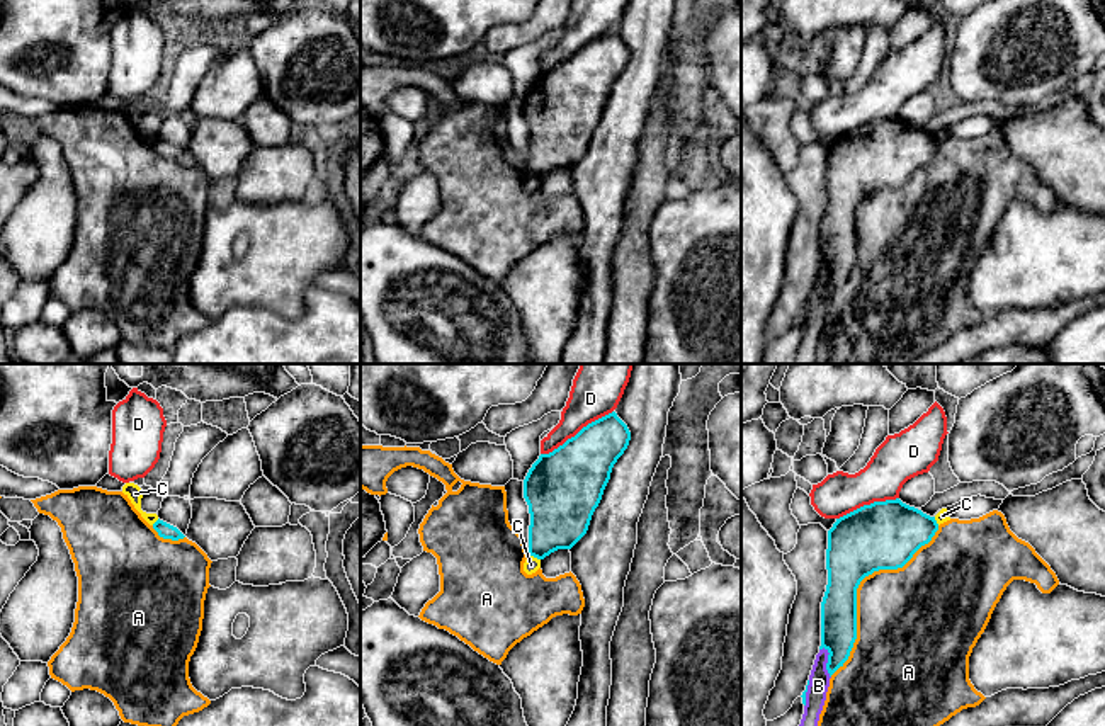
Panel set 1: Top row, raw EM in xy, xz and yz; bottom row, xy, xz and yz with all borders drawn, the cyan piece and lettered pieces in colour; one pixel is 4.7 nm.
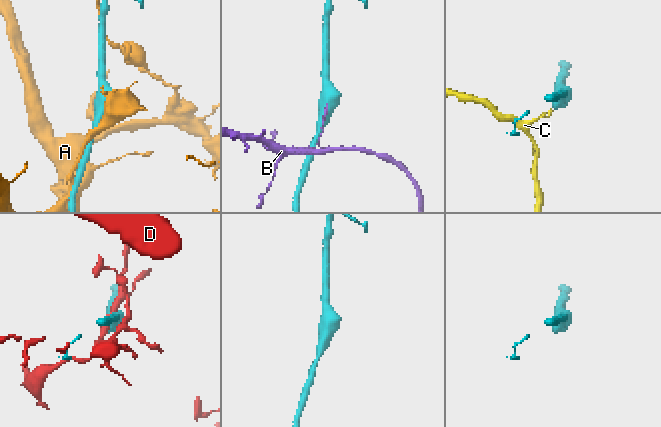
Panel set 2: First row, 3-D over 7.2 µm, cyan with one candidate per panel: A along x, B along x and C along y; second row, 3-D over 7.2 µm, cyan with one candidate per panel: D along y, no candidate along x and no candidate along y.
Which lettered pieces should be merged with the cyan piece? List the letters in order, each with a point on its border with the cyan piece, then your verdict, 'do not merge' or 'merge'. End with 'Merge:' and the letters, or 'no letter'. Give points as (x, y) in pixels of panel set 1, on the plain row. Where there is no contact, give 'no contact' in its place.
A: yz (857, 206) | do not merge
B: yz (828, 281) | do not merge
C: xz (534, 175) | do not merge
D: xz (578, 51) | do not merge
Merge: no letter

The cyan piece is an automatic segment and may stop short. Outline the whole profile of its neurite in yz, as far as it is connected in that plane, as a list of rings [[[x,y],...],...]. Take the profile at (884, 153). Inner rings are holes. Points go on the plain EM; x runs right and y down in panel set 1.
[[[899,117],[864,124],[840,138],[828,150],[828,204],[821,221],[821,265],[826,269],[830,296],[848,279],[857,258],[857,207],[879,189],[903,187],[913,173],[932,160],[938,143],[935,136],[903,122]]]

